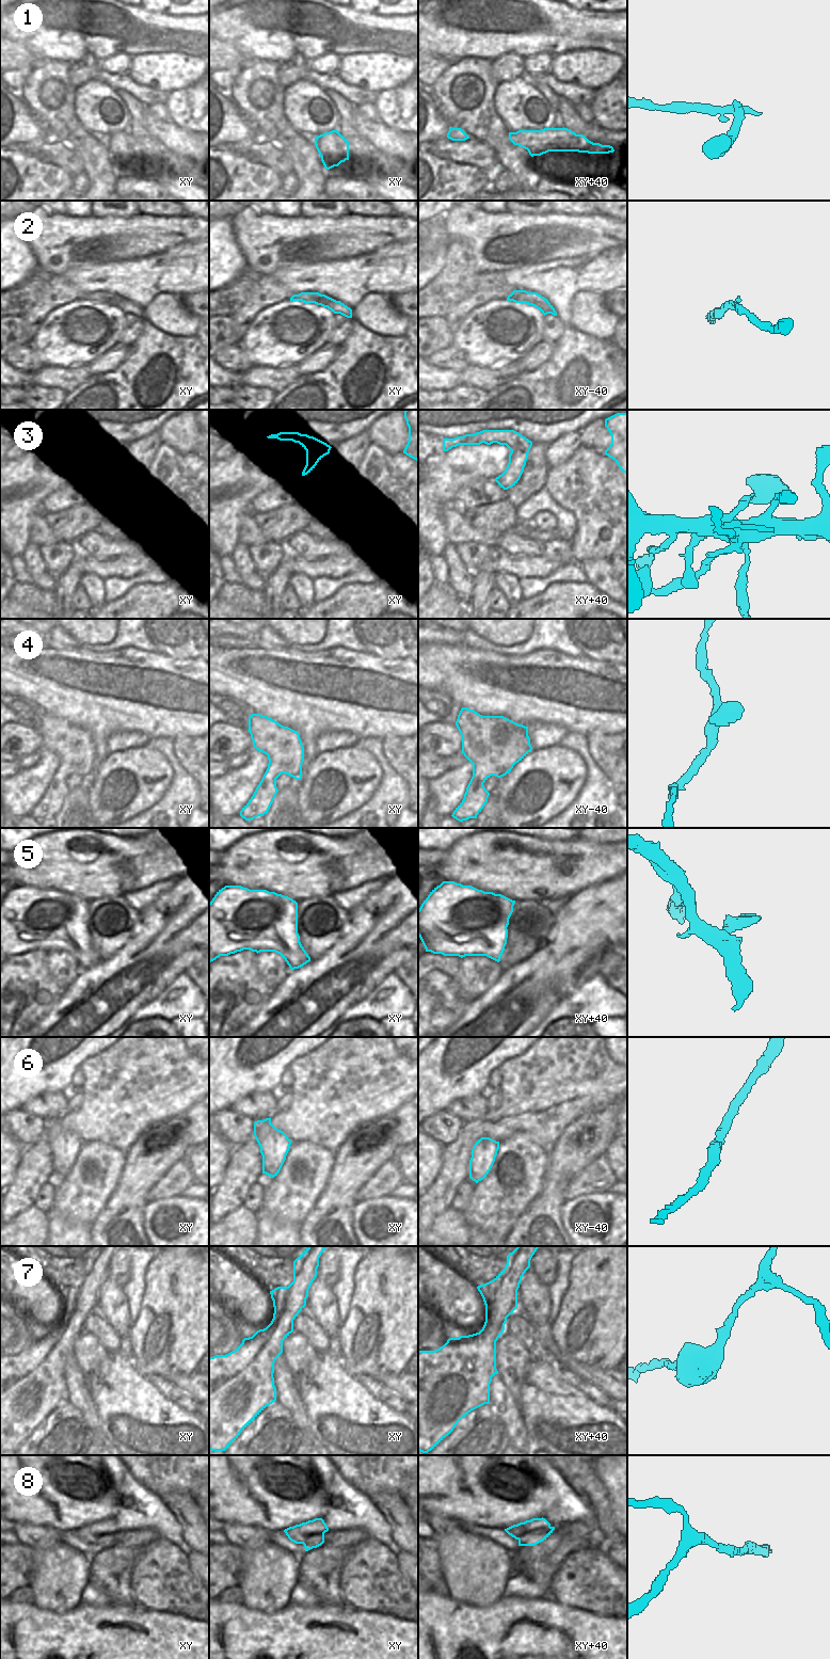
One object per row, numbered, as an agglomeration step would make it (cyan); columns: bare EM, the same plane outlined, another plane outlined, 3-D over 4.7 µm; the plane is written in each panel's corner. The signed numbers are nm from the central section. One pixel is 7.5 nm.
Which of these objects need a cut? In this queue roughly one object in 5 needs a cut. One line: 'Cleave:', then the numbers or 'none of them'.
Cleave: 1.

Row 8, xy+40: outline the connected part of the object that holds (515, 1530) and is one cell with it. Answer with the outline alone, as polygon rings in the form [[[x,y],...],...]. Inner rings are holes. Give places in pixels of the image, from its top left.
[[[532,1518],[513,1525],[505,1531],[518,1541],[518,1546],[534,1546],[546,1540],[555,1530],[545,1518]]]

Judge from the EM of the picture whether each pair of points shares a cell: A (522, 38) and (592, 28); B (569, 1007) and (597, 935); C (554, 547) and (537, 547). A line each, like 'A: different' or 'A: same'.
A: same
B: different
C: same

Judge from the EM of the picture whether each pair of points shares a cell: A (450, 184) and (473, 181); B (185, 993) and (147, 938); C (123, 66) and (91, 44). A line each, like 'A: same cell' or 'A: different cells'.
A: same cell
B: different cells
C: different cells

